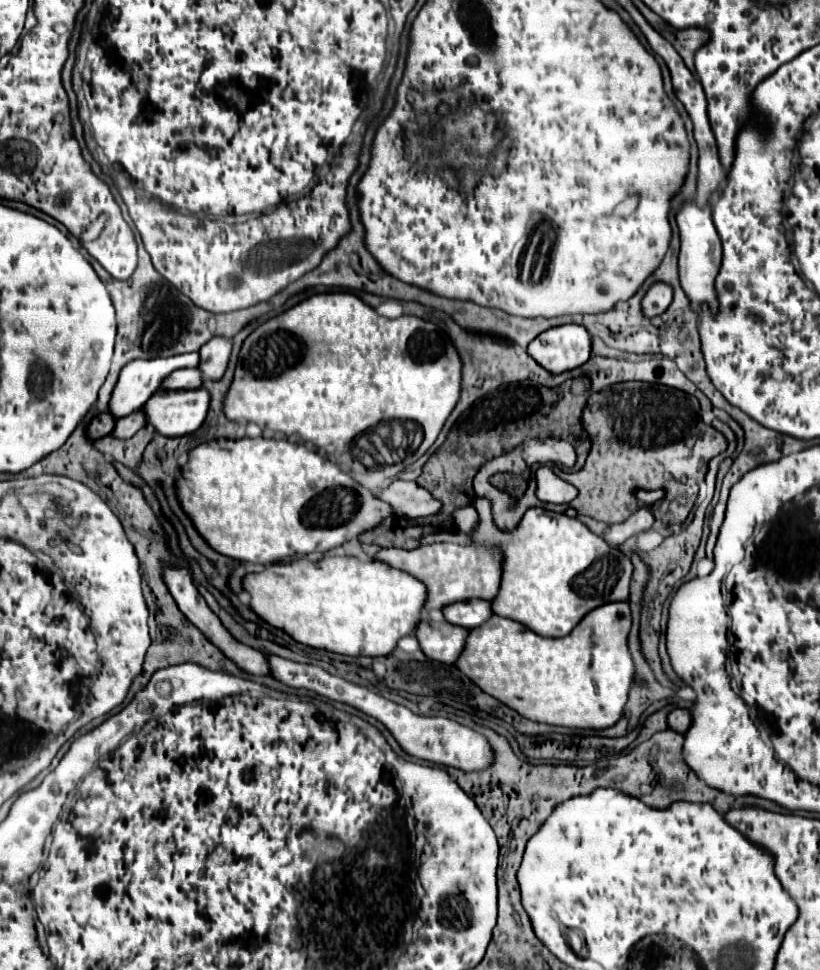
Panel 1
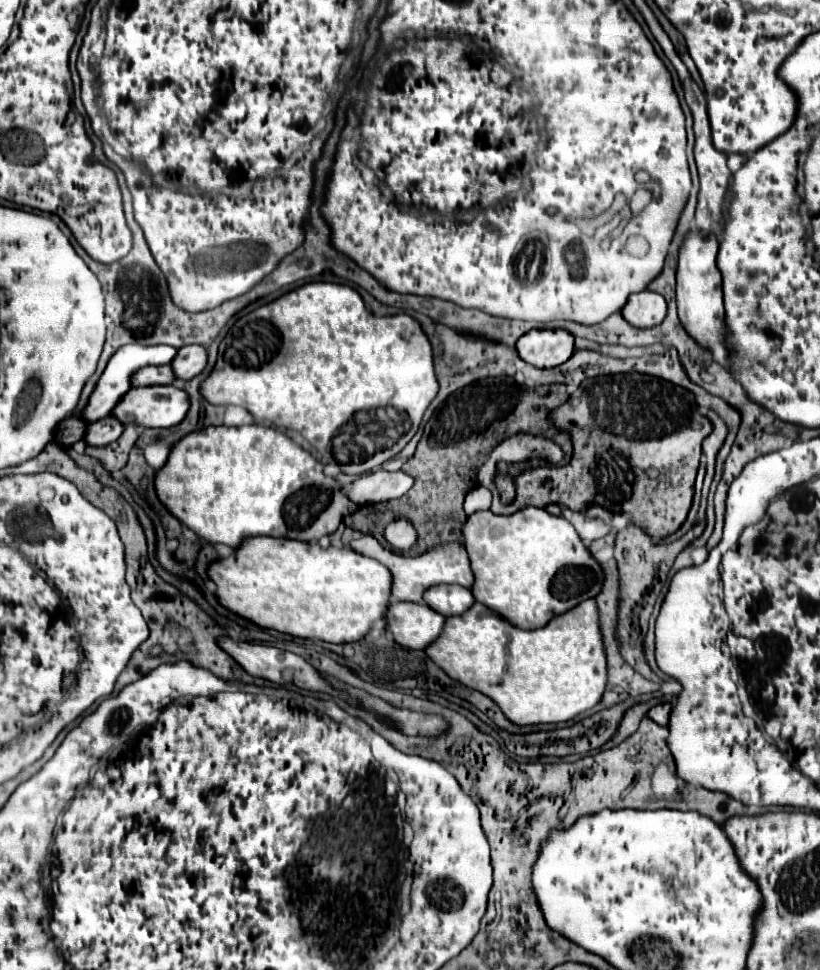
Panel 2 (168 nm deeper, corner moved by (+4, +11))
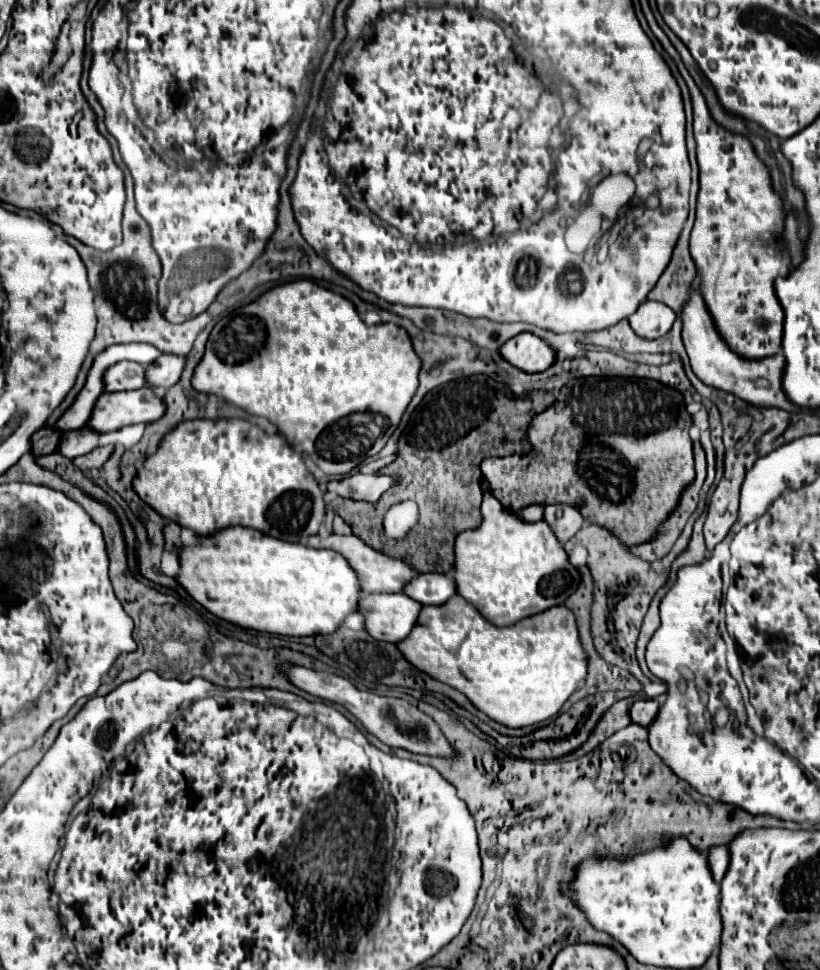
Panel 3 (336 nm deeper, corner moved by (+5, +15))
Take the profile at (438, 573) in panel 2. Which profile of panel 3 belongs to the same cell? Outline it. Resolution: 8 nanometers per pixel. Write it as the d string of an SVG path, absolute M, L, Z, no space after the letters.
M331 534L327 538L321 538L321 536L311 536L309 538L309 546L311 548L331 548L331 550L337 550L339 554L343 554L351 568L355 568L355 572L359 574L361 578L361 586L363 586L363 592L367 594L373 594L373 592L403 592L405 584L409 584L415 574L415 568L409 568L409 564L403 564L403 560L395 560L393 556L383 556L383 552L375 552L371 550L367 544L363 544L363 540L359 540L357 536L337 536L337 534Z

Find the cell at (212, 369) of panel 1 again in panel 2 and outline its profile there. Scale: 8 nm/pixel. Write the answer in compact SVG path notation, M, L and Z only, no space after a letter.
M196 344L180 348L170 362L176 380L192 380L204 370L204 364L206 364L206 350Z

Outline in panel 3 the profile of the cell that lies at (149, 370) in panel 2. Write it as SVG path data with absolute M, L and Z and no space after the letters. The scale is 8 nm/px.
M119 362L105 372L105 392L137 390L145 386L145 366L135 362Z

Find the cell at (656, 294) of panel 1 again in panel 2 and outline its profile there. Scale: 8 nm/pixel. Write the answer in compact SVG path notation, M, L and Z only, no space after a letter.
M650 290L632 294L622 310L622 316L636 328L654 328L666 316L666 300Z

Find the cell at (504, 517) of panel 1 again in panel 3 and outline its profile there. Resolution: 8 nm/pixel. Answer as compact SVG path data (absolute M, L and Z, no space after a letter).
M587 376L587 386L585 380L569 380L561 392L557 394L557 402L547 408L545 412L537 414L531 420L531 426L527 430L527 438L533 444L533 452L527 456L505 456L505 458L485 458L481 462L481 470L485 480L491 486L491 494L503 504L503 508L511 510L511 512L521 512L523 508L531 506L531 504L573 504L575 508L579 508L579 512L585 516L585 520L593 522L593 524L603 524L605 528L609 528L615 536L619 536L625 544L643 544L647 540L651 540L651 536L655 536L655 532L659 532L663 520L667 520L667 516L671 516L671 512L675 510L675 504L679 504L679 496L683 494L683 488L687 488L691 484L691 480L695 480L695 464L693 464L693 442L689 438L689 428L693 426L691 414L685 408L683 402L683 394L671 386L659 384L657 380L643 380L643 378L619 378L619 376Z

